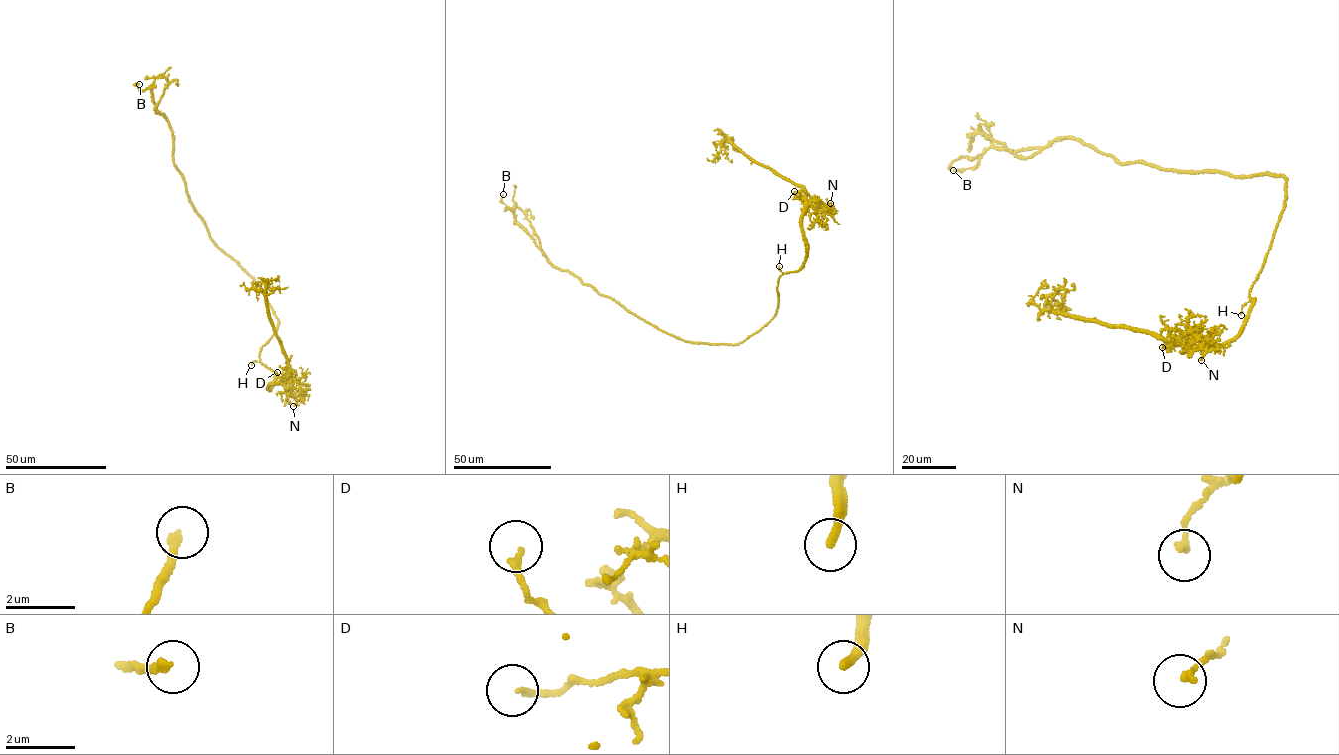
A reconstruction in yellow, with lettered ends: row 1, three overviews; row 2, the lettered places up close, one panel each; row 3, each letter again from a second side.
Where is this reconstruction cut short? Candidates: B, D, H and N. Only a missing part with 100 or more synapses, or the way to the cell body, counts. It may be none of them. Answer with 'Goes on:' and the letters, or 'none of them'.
Goes on: H

